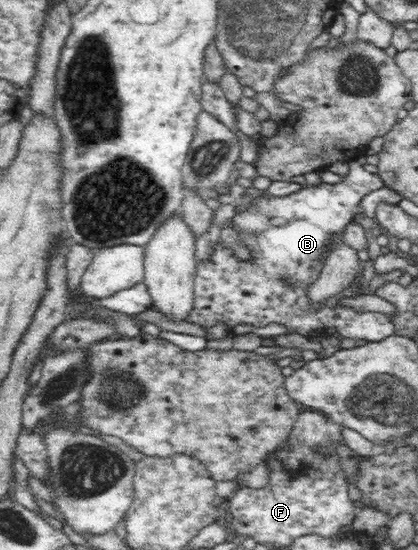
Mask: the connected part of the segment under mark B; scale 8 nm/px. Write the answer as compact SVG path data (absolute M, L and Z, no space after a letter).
M364 155L349 162L350 171L340 183L322 182L316 186L300 188L282 197L266 194L253 199L250 205L244 200L240 209L235 211L232 217L232 228L236 231L240 243L250 251L250 259L248 261L238 259L236 253L219 240L212 247L210 257L197 264L193 306L186 314L185 321L205 330L224 323L229 331L236 325L252 325L258 329L268 327L268 325L282 325L284 329L290 329L288 333L296 333L302 337L315 337L316 333L322 333L316 329L338 329L336 333L344 339L363 339L366 342L380 342L388 336L395 335L396 327L386 314L376 311L358 311L348 305L339 305L337 301L333 305L326 304L326 302L313 303L309 298L309 289L318 281L326 257L330 253L330 243L333 243L338 233L343 233L348 223L361 215L360 200L371 191L384 187L381 177L377 173L364 169L364 163L366 163Z

